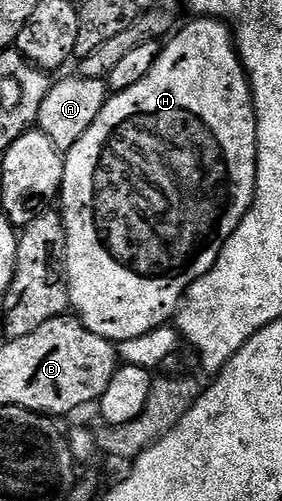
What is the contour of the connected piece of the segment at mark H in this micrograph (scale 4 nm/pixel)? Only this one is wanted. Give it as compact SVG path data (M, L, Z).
M197 17L196 22L189 24L185 30L177 29L163 43L158 60L154 60L154 68L150 68L150 72L146 72L146 77L138 80L138 84L134 84L134 88L126 88L122 92L112 94L107 104L102 108L102 112L98 112L98 120L94 120L94 124L90 124L90 128L86 128L86 136L82 136L82 140L78 140L78 144L74 144L74 148L70 148L64 154L64 179L60 185L59 205L64 205L62 209L62 217L64 227L66 228L66 248L68 256L66 265L68 267L68 297L70 299L71 309L74 311L75 317L79 318L82 325L90 328L90 332L94 332L98 336L102 336L106 341L113 344L119 344L126 340L134 340L138 336L146 336L146 332L156 330L159 326L171 323L175 319L183 301L184 293L191 288L206 272L210 272L214 265L211 257L204 258L204 253L209 256L219 254L220 247L226 244L228 237L238 228L238 224L243 220L245 214L252 207L252 195L254 193L254 183L256 181L256 110L252 107L252 84L248 80L248 73L244 71L244 63L240 61L240 53L236 50L234 34L225 23L215 18Z

